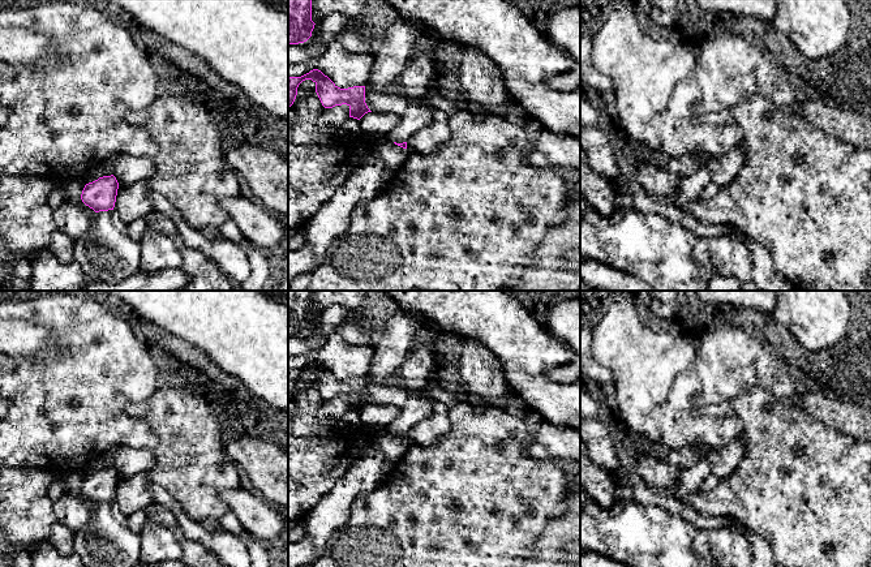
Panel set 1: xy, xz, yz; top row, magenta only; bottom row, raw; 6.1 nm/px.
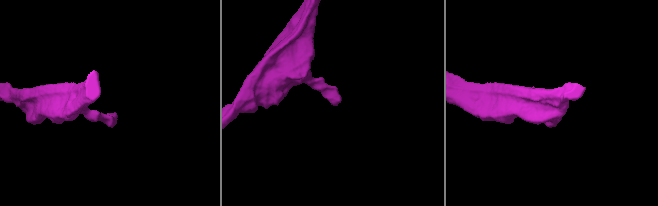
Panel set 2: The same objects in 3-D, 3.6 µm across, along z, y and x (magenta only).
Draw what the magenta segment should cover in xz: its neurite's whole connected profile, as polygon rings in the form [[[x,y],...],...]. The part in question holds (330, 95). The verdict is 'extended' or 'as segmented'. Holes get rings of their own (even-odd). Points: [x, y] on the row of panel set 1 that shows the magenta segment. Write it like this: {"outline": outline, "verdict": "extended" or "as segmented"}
{"outline": [[[313,69],[301,77],[288,77],[288,108],[296,99],[299,85],[305,80],[312,80],[316,83],[316,93],[325,108],[347,104],[349,117],[357,120],[372,112],[365,103],[365,86],[340,89],[318,69]]], "verdict": "as segmented"}

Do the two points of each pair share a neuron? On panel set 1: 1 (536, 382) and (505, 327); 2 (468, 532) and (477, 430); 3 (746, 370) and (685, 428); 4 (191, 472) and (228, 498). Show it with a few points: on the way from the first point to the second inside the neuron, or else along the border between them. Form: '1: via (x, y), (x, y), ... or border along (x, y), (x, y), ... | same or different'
1: via (526, 369), (526, 349), (516, 340) | same
2: via (470, 507), (476, 498), (477, 455) | same
3: via (724, 373), (694, 389), (685, 398), (685, 406) | same
4: border along (240, 486), (224, 489), (219, 494), (228, 510) | different

